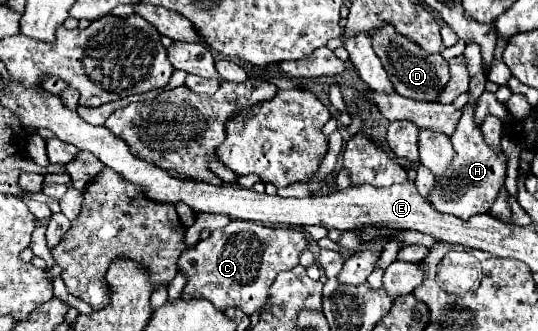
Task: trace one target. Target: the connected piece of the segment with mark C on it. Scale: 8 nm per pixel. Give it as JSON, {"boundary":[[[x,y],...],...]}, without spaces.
{"boundary":[[[231,221],[179,257],[181,273],[189,277],[181,297],[205,297],[217,305],[219,311],[239,307],[251,315],[269,303],[267,293],[277,273],[293,269],[305,249],[307,237],[301,231],[257,225],[255,221]]]}

